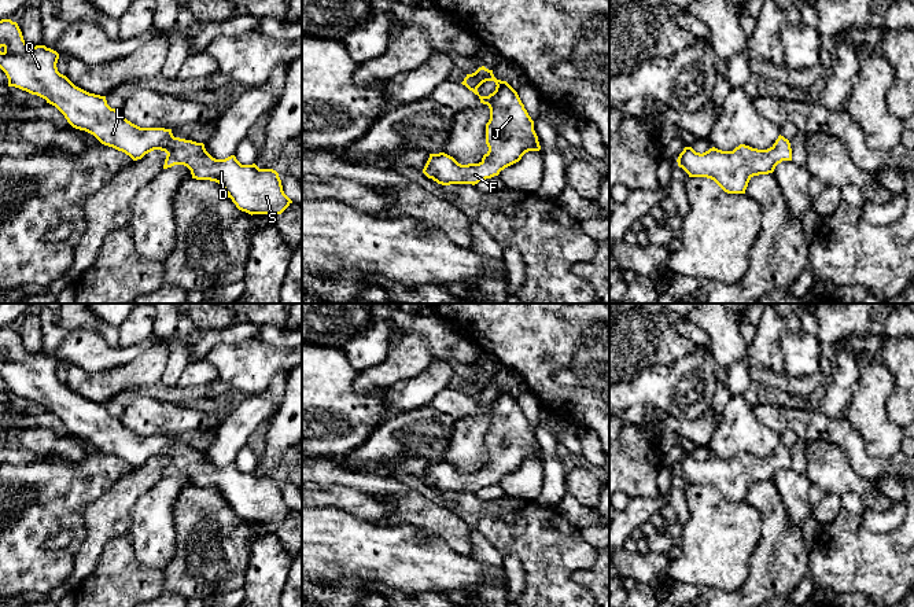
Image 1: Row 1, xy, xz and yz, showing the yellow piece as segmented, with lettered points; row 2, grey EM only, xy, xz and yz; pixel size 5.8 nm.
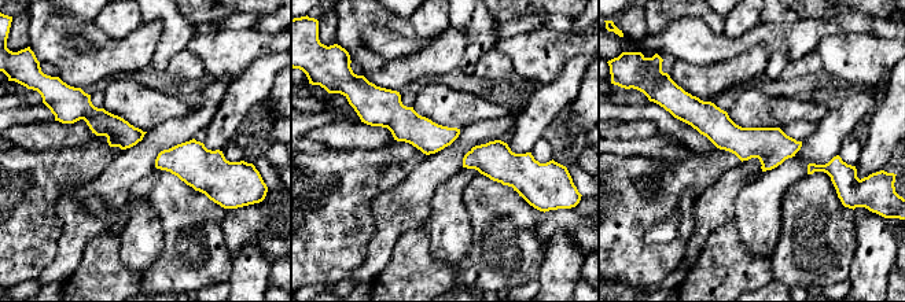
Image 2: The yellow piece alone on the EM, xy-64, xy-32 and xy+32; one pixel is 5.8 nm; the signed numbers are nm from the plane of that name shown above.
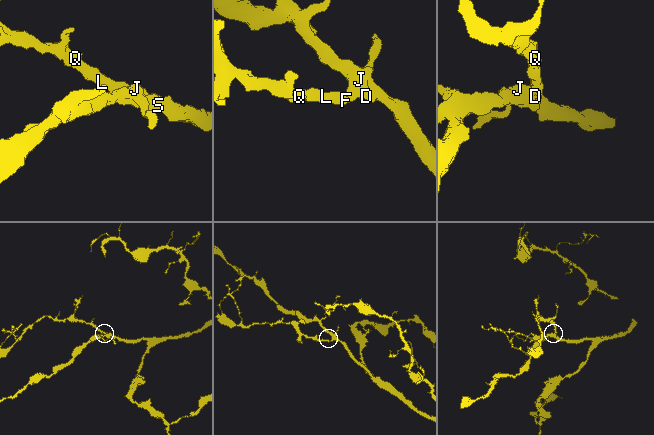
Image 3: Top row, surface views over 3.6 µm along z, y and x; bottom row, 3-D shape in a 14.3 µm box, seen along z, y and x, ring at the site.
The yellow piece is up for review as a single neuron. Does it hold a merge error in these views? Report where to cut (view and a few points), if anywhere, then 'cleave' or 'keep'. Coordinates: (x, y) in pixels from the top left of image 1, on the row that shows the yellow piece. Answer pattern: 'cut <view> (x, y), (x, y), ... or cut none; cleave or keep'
cut none; keep

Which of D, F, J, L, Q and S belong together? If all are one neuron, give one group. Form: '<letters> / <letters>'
D F J L Q S

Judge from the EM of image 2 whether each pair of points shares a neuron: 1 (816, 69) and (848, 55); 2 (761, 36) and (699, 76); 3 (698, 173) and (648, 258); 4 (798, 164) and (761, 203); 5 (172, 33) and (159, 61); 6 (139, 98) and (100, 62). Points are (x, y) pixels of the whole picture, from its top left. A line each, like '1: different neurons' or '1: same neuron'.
1: different neurons
2: different neurons
3: same neuron
4: same neuron
5: same neuron
6: different neurons

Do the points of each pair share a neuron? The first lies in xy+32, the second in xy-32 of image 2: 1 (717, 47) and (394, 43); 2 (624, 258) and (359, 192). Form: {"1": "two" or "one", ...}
{"1": "one", "2": "one"}

